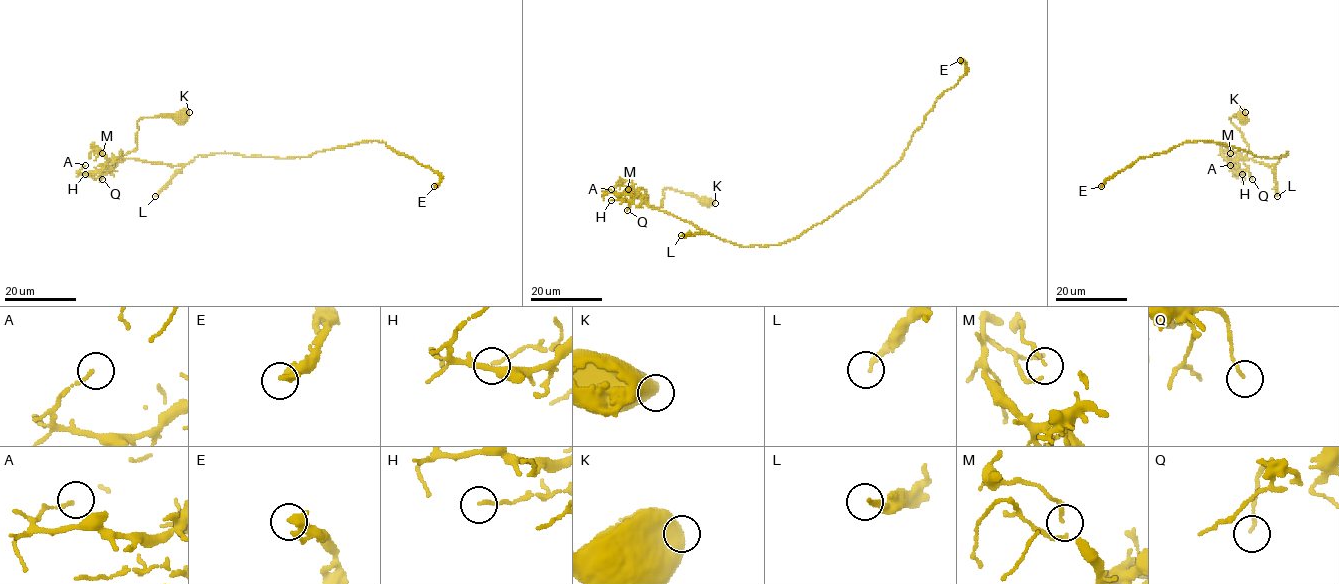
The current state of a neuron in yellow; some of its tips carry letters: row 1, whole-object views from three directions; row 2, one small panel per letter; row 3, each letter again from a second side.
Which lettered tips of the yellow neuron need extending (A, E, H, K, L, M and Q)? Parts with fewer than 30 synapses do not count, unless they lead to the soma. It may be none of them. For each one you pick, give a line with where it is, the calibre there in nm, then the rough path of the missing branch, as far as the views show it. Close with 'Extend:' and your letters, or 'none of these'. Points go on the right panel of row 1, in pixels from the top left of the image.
Extend: none of these

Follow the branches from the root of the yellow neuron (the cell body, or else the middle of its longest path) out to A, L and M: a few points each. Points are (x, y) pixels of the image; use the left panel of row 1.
A: (268, 157), (214, 153), (177, 165), (118, 159), (93, 174), (81, 174), (85, 165)
L: (268, 157), (225, 153), (198, 155), (155, 196)
M: (268, 157), (214, 153), (169, 165), (137, 159), (108, 161), (93, 146), (102, 153)

